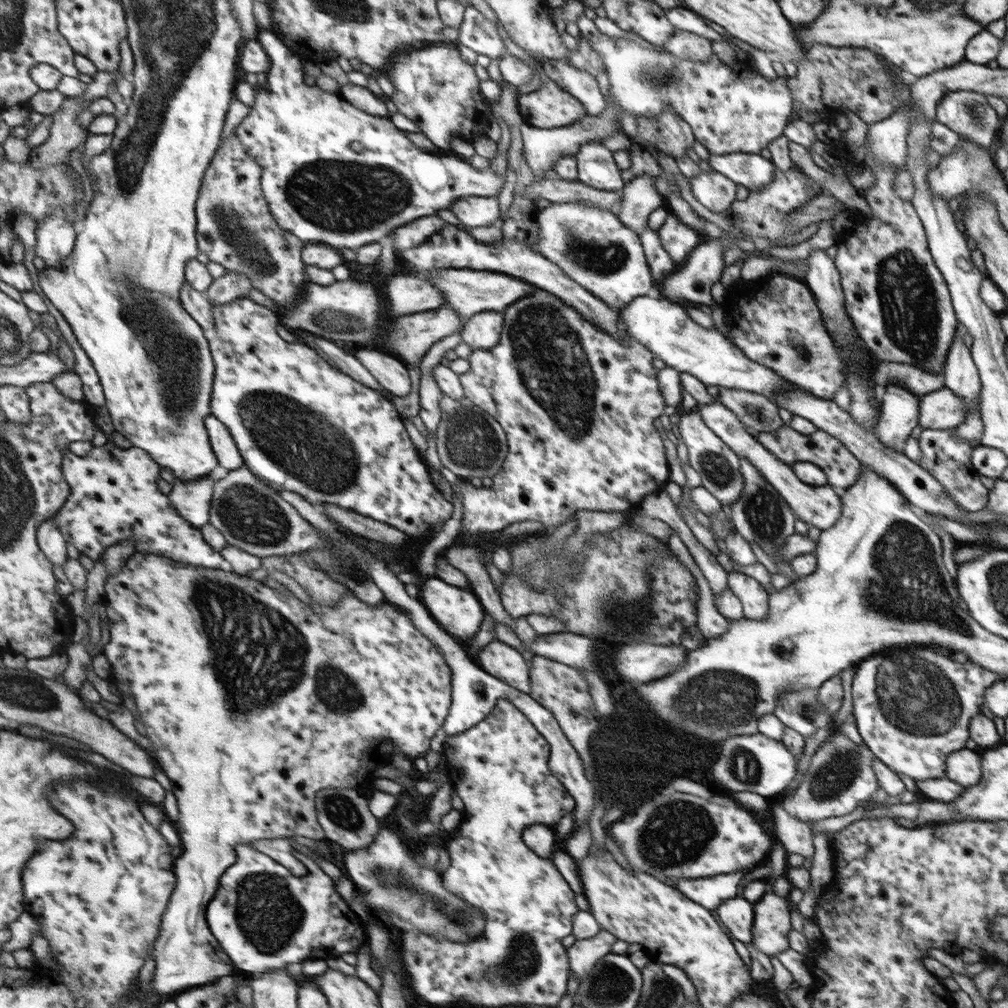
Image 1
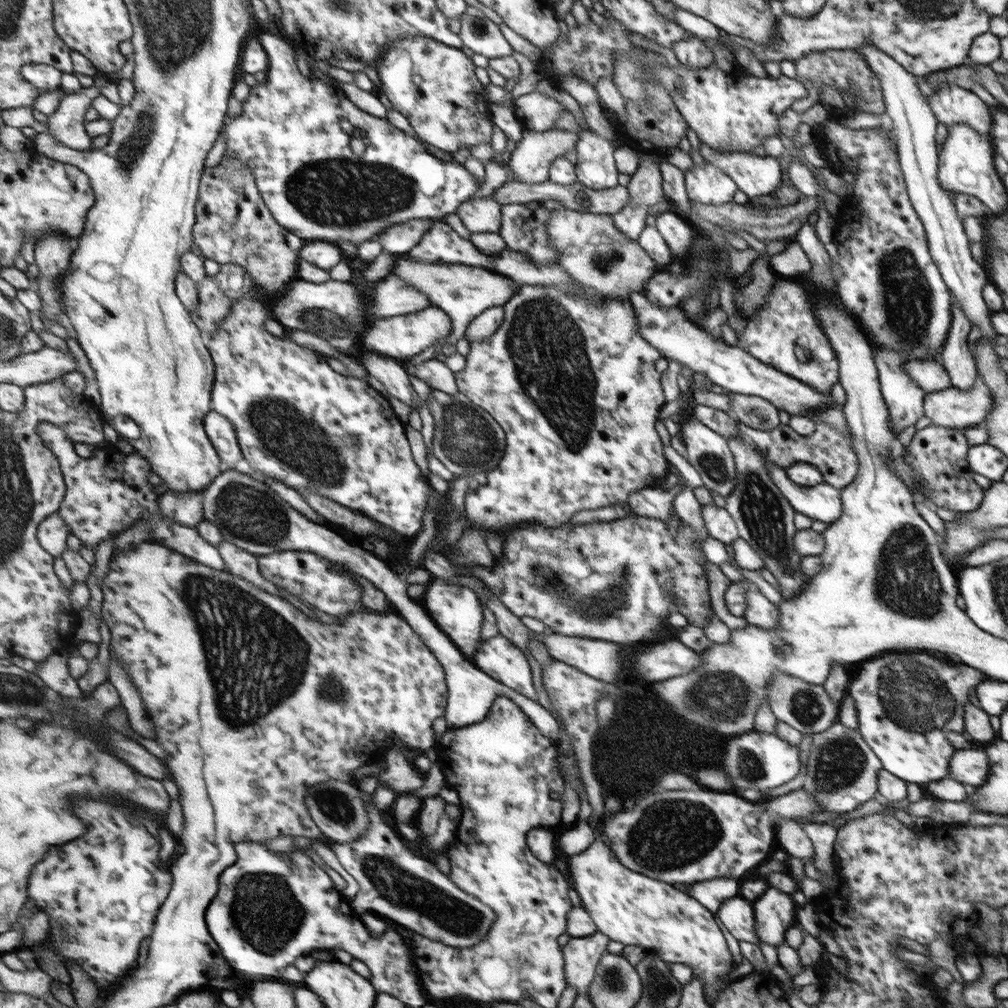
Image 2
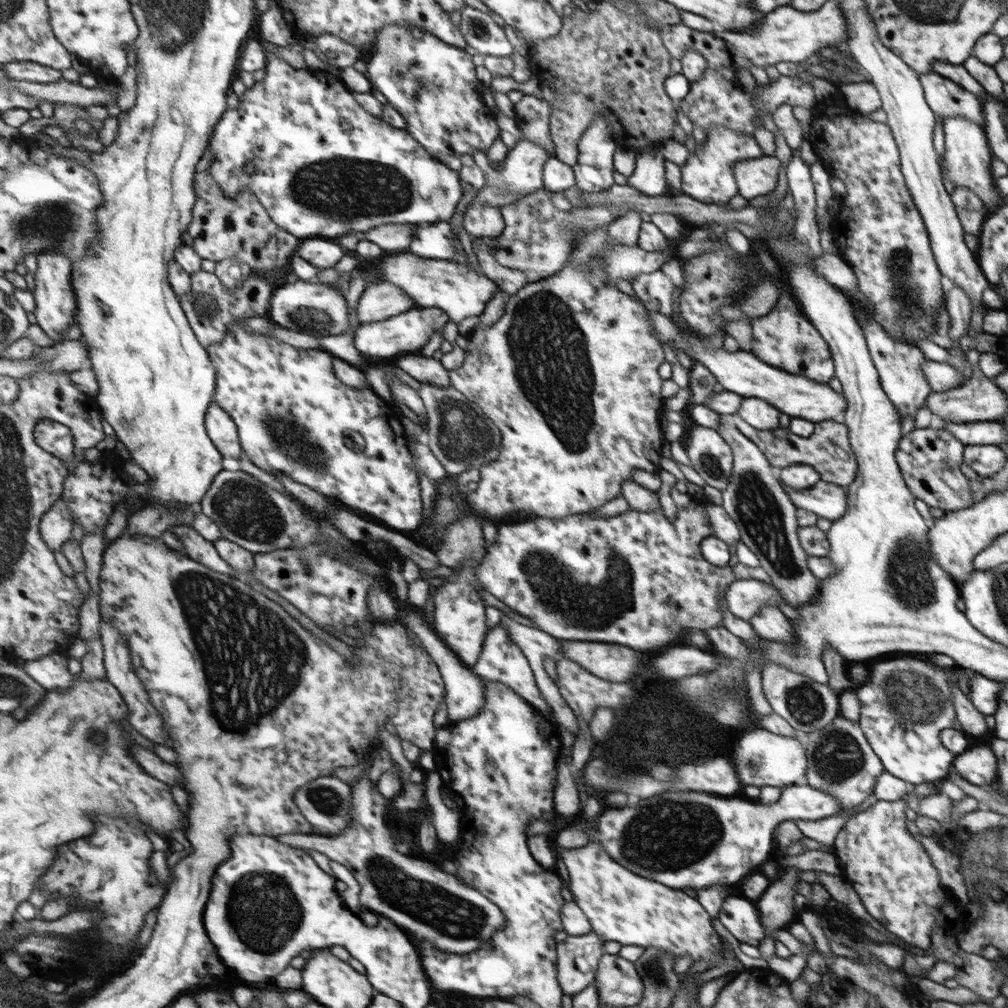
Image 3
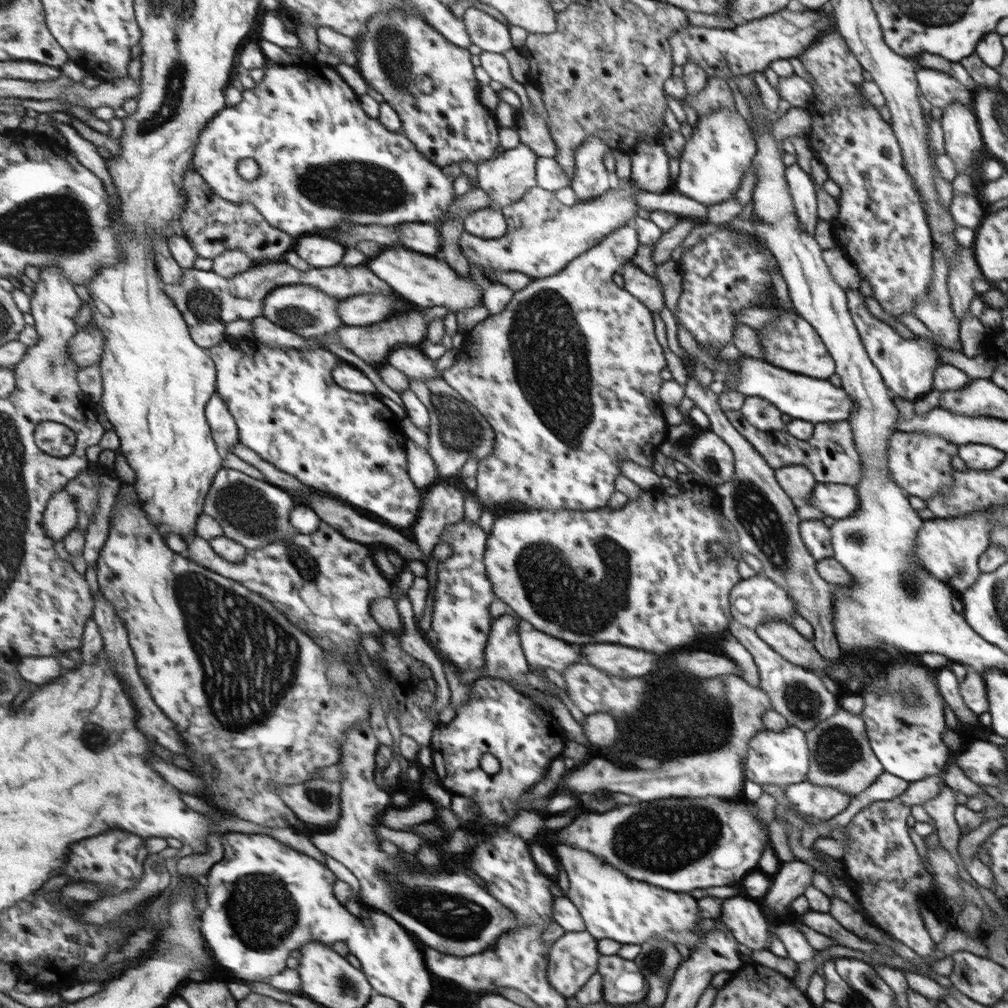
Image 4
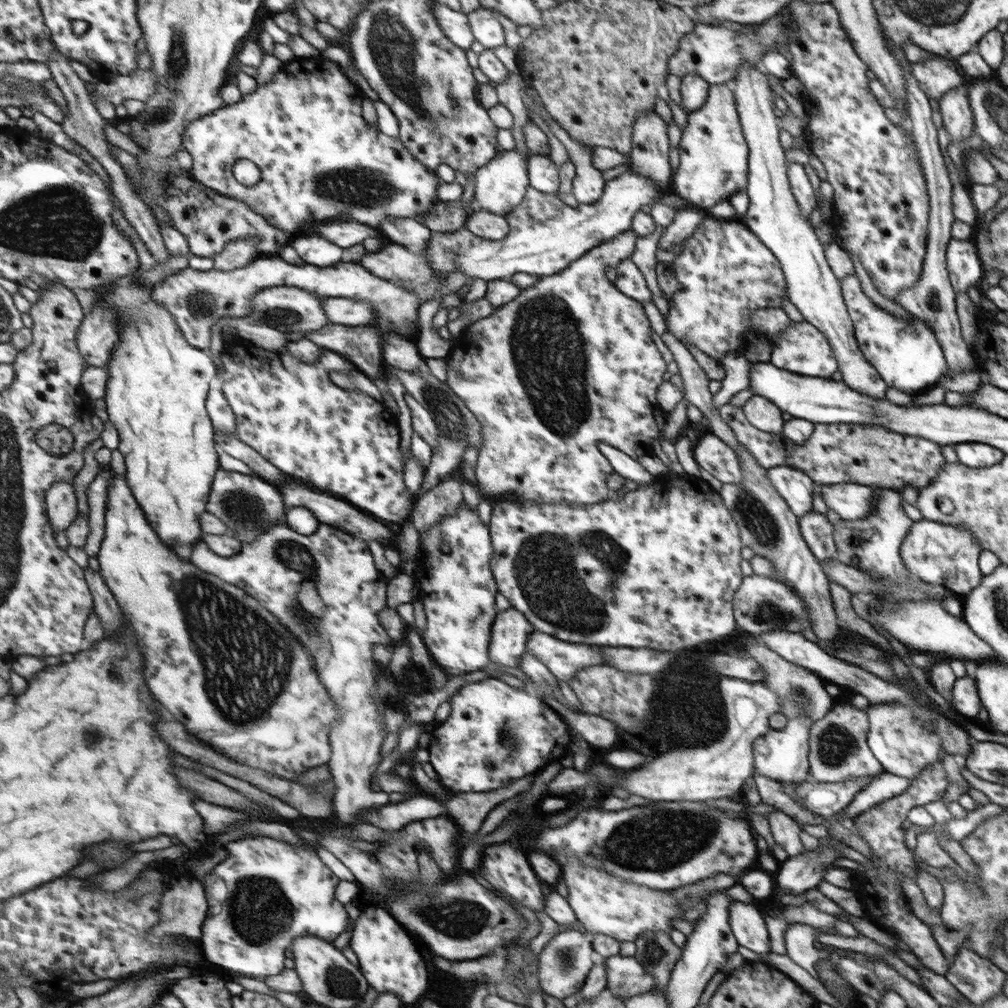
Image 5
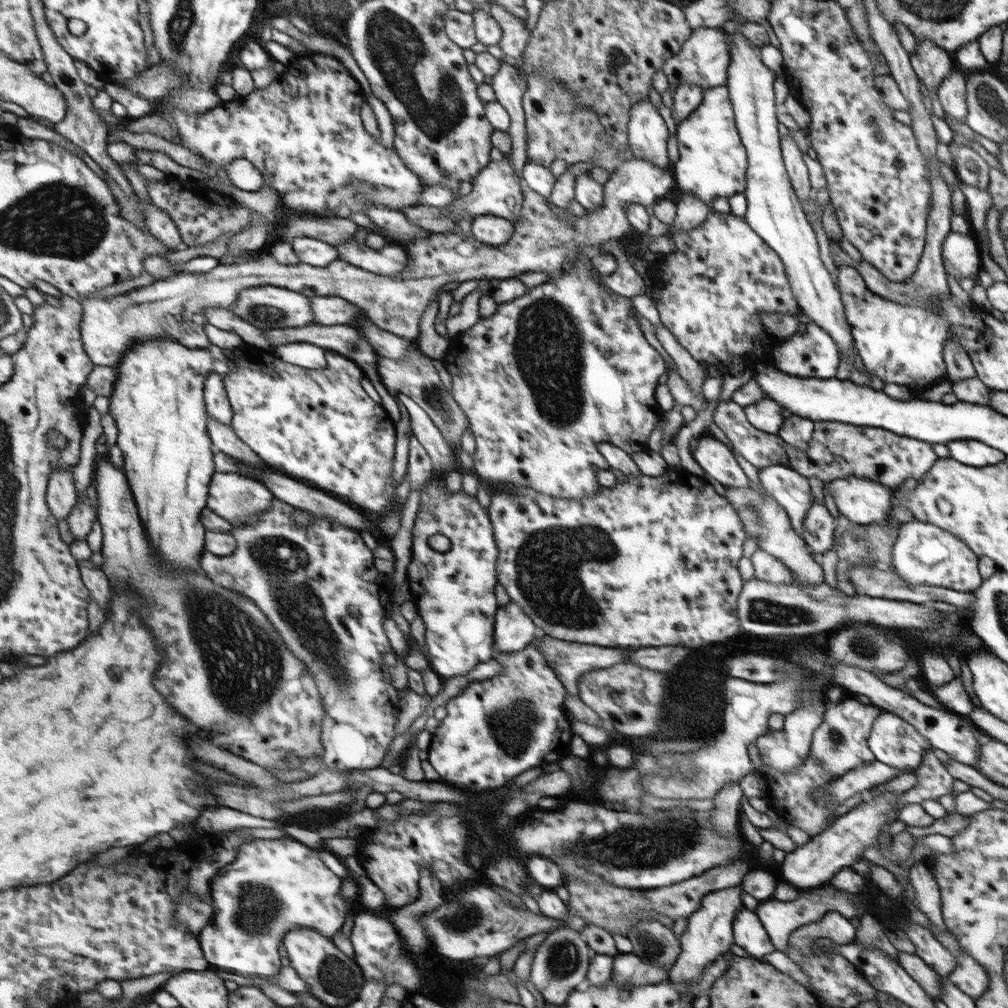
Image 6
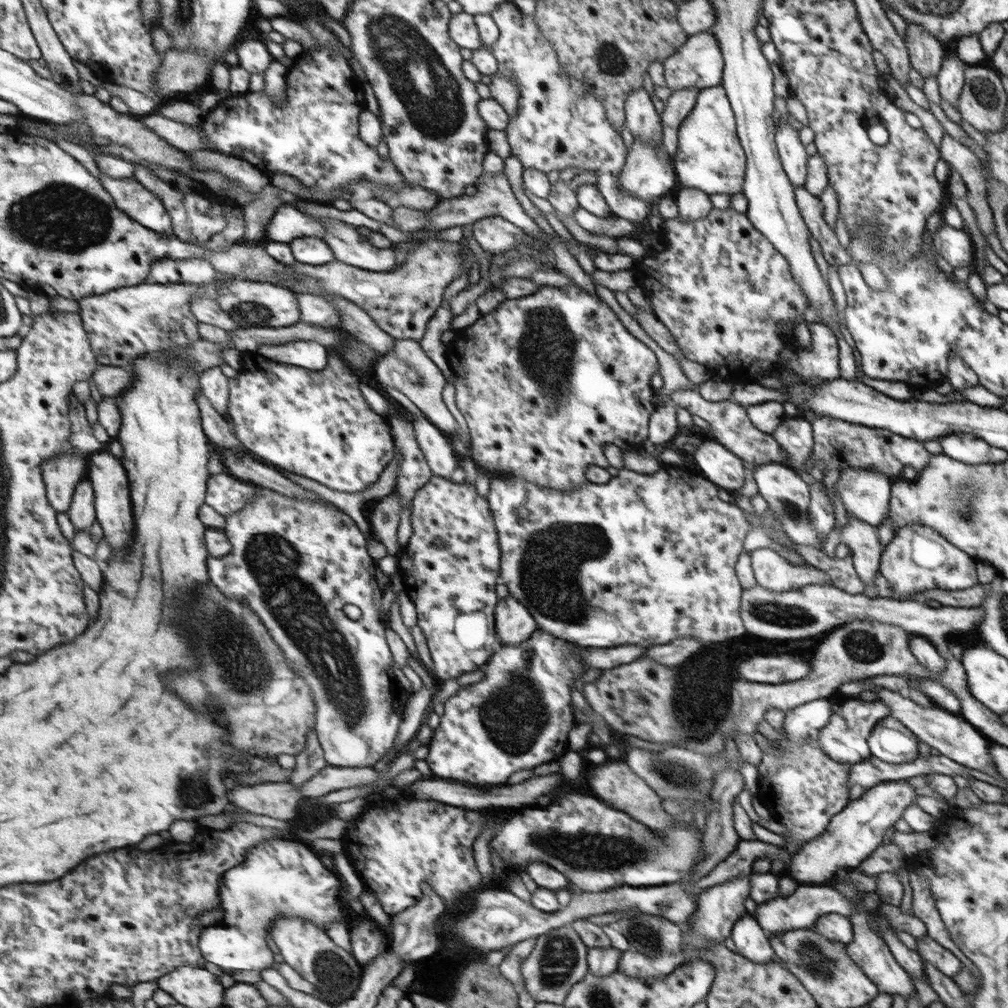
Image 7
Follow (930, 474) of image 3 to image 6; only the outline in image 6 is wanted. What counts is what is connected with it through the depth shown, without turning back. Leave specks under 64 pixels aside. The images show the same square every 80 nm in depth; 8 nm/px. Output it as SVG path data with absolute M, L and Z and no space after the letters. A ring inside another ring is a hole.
M731 400L718 402L712 419L729 440L733 452L739 453L757 469L769 465L785 465L801 476L814 476L822 483L853 475L876 480L879 484L893 489L899 487L905 478L921 480L936 461L929 443L899 436L882 428L817 420L813 436L808 440L808 447L800 451L781 441L777 434L763 432L751 426L744 415L744 407Z

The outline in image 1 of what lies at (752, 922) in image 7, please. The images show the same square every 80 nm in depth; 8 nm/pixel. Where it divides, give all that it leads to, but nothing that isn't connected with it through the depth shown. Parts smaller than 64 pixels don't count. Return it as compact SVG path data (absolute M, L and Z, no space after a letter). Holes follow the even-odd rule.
M733 897L724 900L717 908L714 908L721 924L729 928L730 935L742 943L749 943L751 940L751 927L753 920L752 903L747 902L743 897Z

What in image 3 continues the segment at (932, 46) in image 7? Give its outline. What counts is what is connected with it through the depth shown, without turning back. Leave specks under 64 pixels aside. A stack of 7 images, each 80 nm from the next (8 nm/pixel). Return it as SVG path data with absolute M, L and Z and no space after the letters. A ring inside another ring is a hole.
M932 70L920 74L919 79L935 116L941 119L964 116L983 128L984 116L979 98Z

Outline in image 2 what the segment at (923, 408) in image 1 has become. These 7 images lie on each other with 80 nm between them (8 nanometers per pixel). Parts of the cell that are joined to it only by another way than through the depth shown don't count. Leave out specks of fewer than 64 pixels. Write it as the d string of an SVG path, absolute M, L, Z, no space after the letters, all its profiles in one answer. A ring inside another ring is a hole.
M979 373L969 390L949 387L924 396L924 416L931 426L962 429L976 425L992 407L992 398Z

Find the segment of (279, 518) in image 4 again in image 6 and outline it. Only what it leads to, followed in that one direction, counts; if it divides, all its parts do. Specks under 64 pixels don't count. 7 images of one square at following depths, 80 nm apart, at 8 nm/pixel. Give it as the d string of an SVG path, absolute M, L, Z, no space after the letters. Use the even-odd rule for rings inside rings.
M216 472L211 484L208 508L228 520L237 532L242 524L258 520L260 514L273 508L274 498L274 492L265 483L253 477L241 473Z

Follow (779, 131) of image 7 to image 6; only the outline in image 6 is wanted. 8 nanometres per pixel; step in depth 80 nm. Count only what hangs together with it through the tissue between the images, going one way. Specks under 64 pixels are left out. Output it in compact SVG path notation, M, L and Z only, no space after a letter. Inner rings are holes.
M791 134L781 137L782 156L785 168L788 169L789 180L792 180L793 188L799 200L808 200L813 197L813 189L809 186L807 169L801 159L803 152L797 149L797 145L791 139Z

